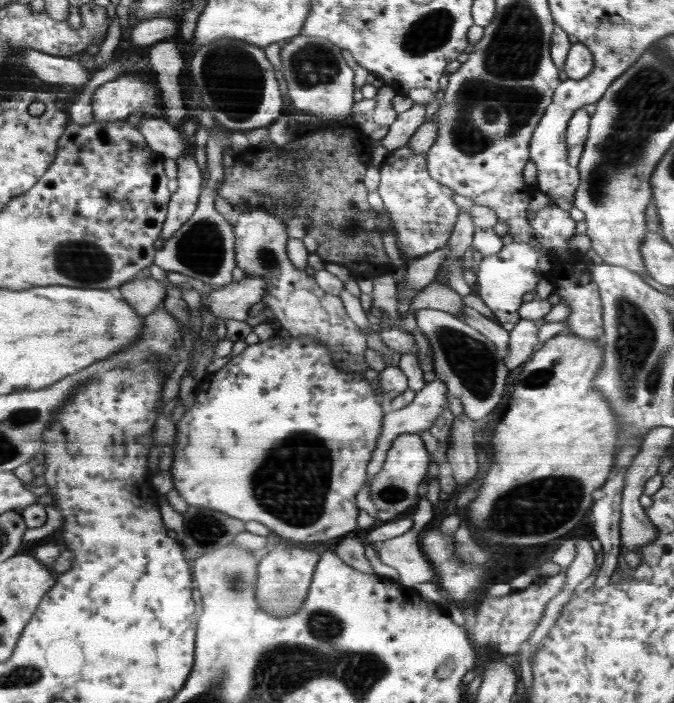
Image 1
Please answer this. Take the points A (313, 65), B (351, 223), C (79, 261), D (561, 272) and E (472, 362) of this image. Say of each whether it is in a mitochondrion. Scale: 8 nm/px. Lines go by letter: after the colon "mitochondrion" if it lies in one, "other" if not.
A: mitochondrion
B: mitochondrion
C: mitochondrion
D: other
E: mitochondrion

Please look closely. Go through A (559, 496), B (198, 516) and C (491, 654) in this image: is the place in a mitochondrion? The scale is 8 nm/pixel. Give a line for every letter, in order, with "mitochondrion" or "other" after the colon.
A: mitochondrion
B: mitochondrion
C: other

